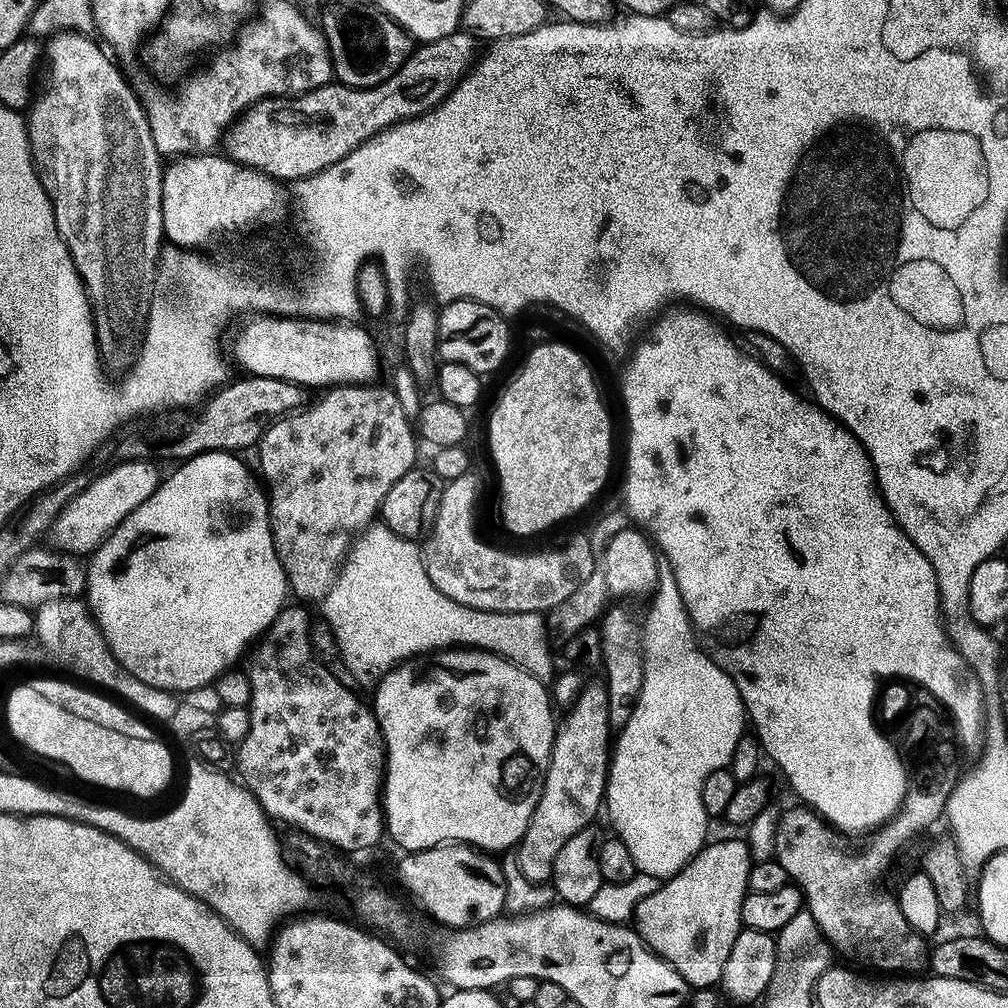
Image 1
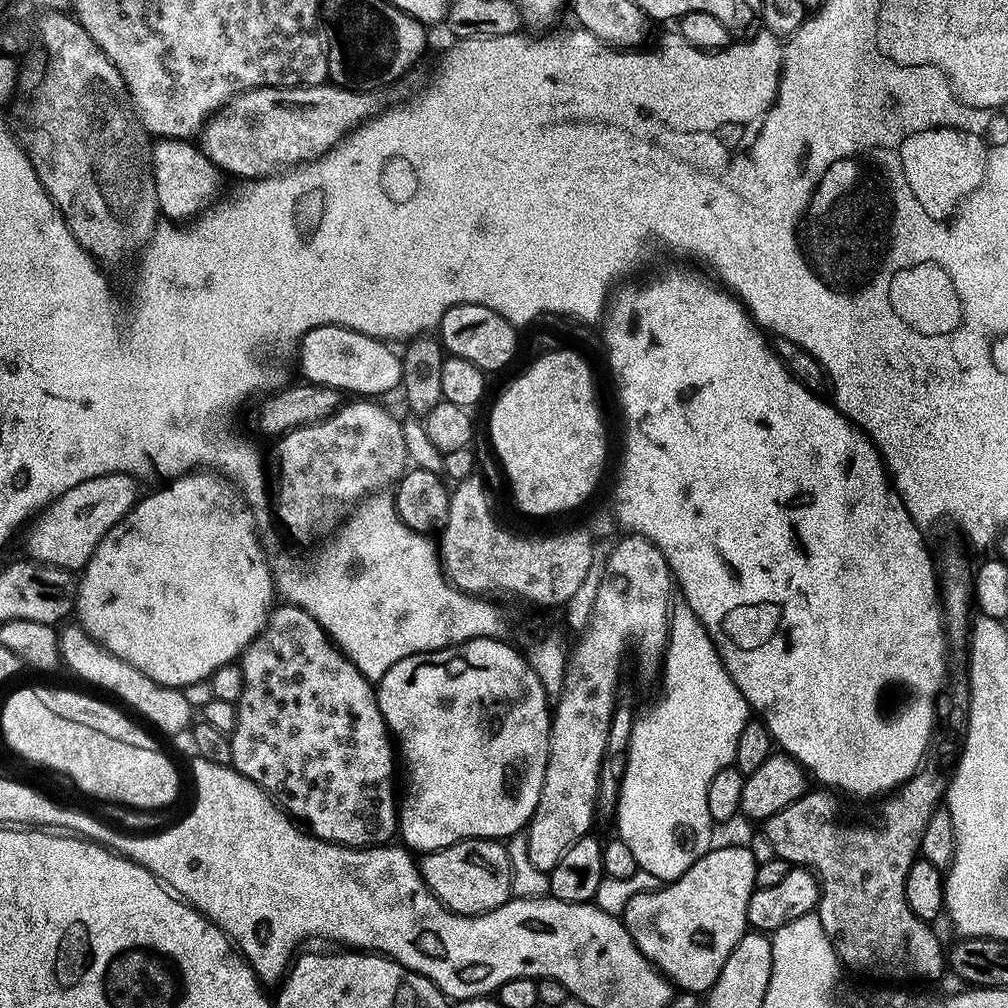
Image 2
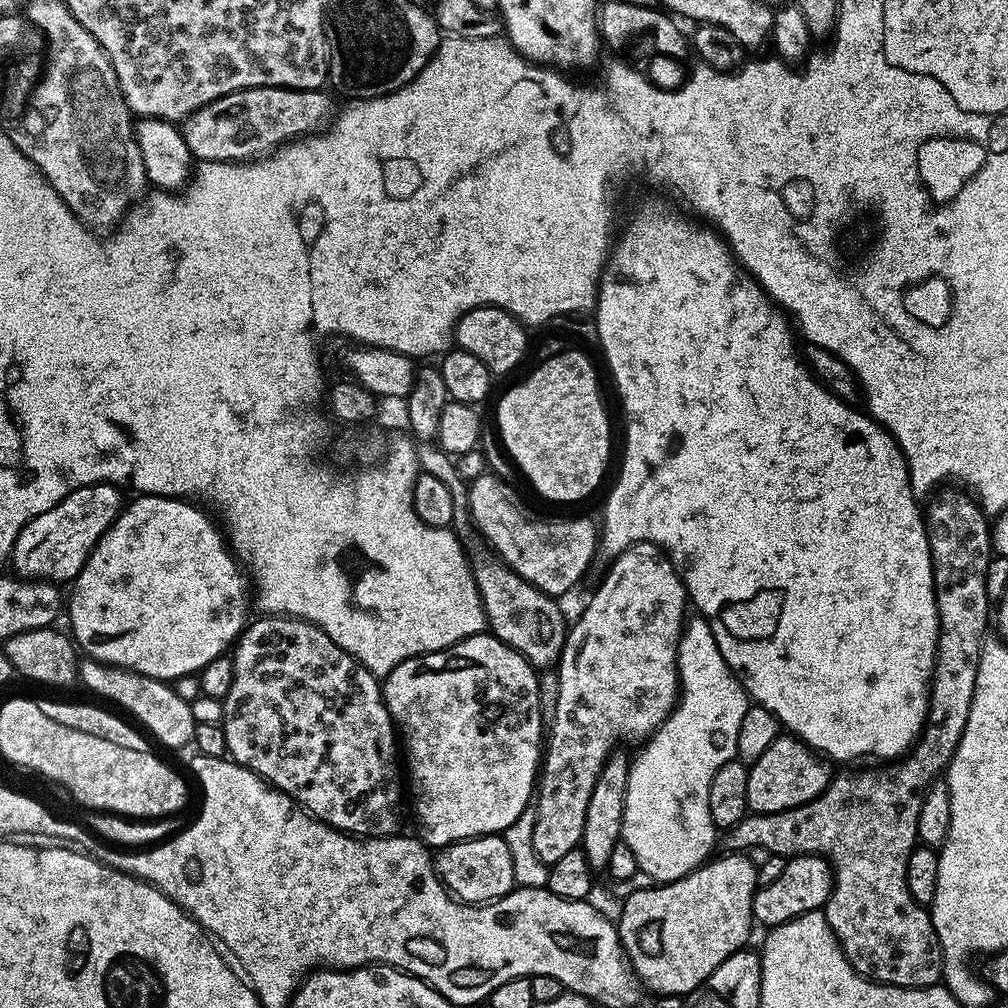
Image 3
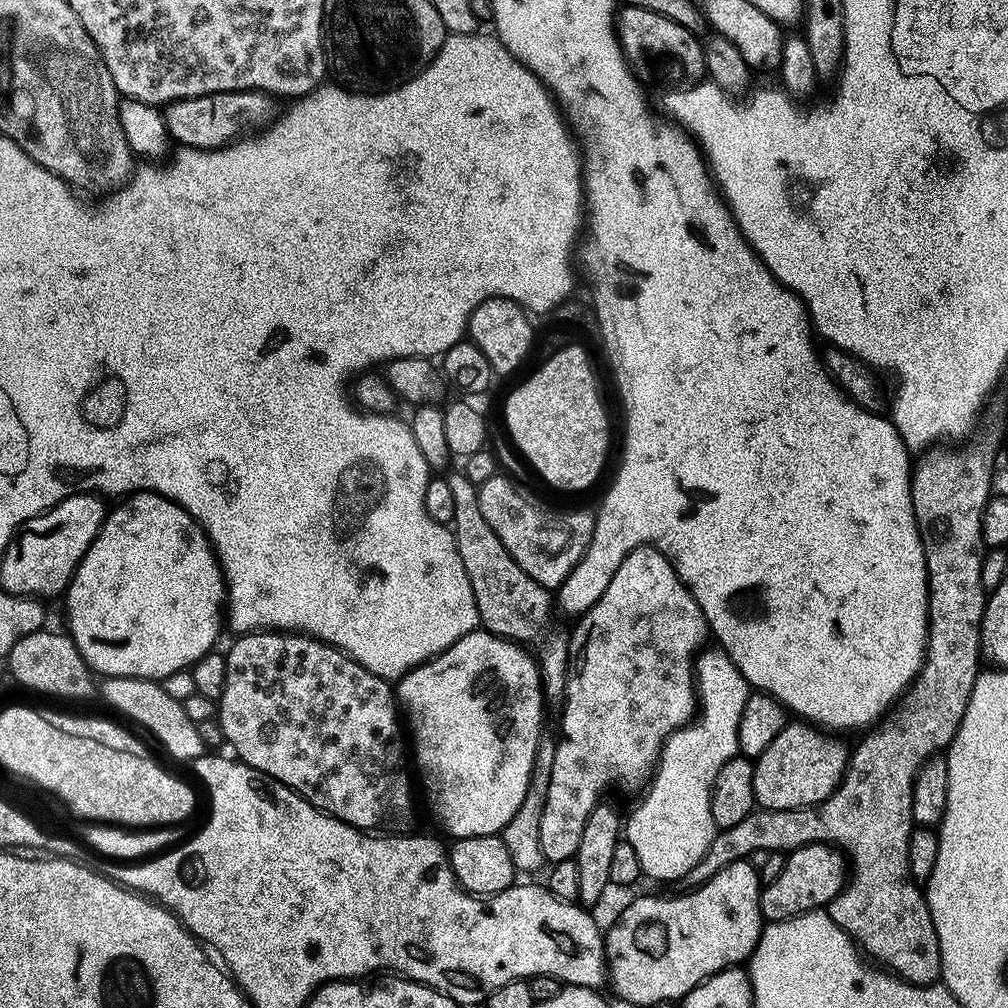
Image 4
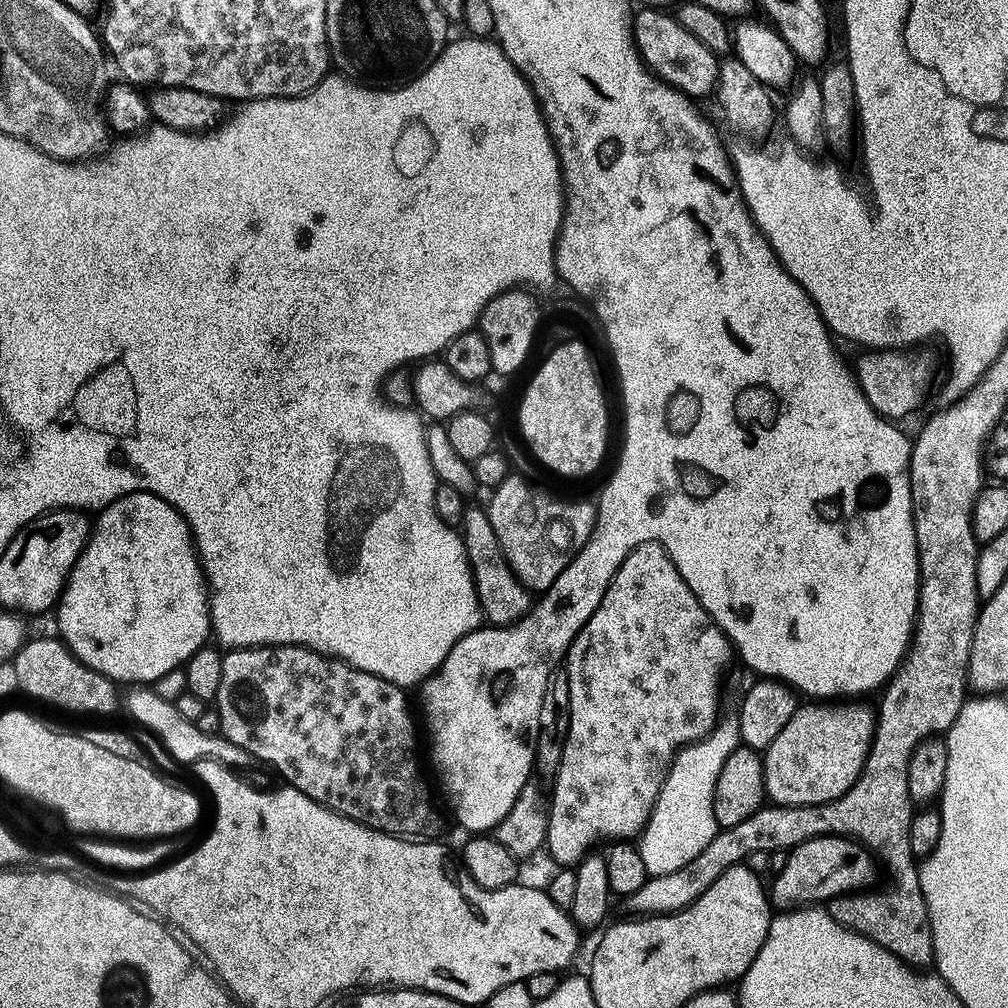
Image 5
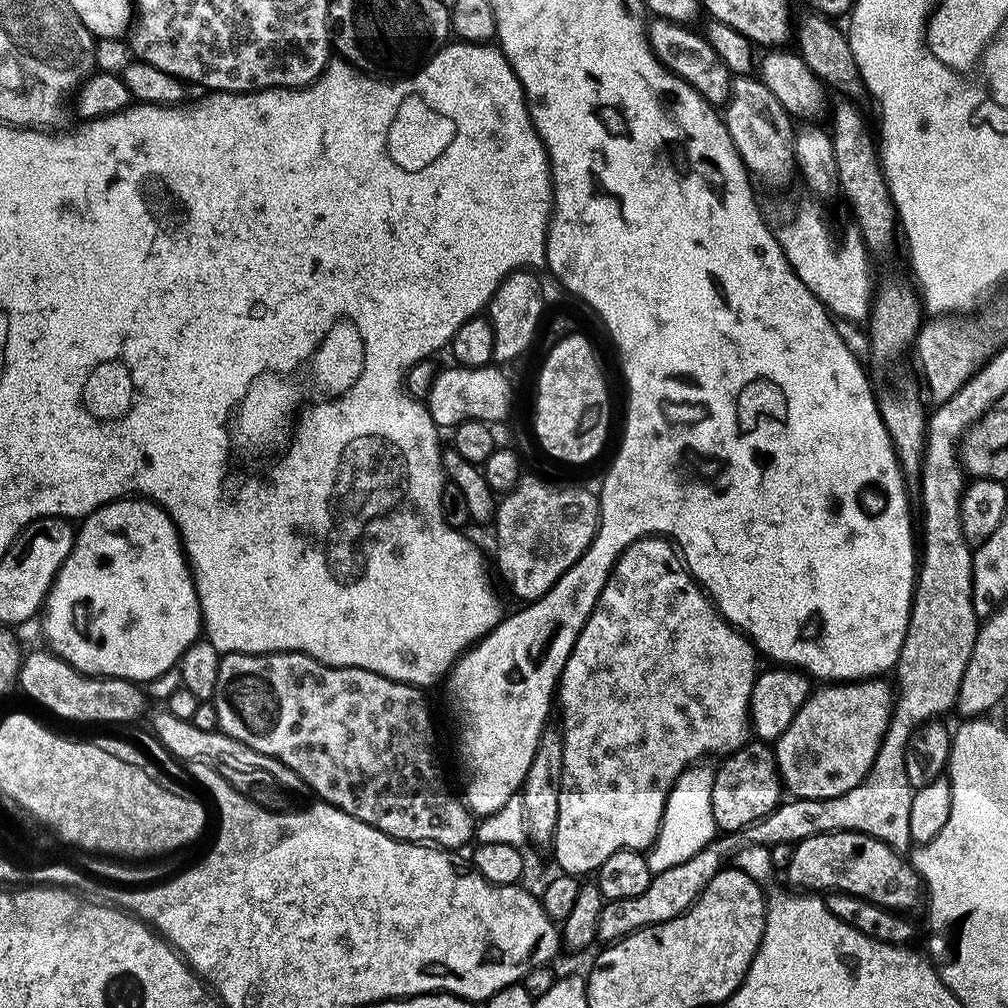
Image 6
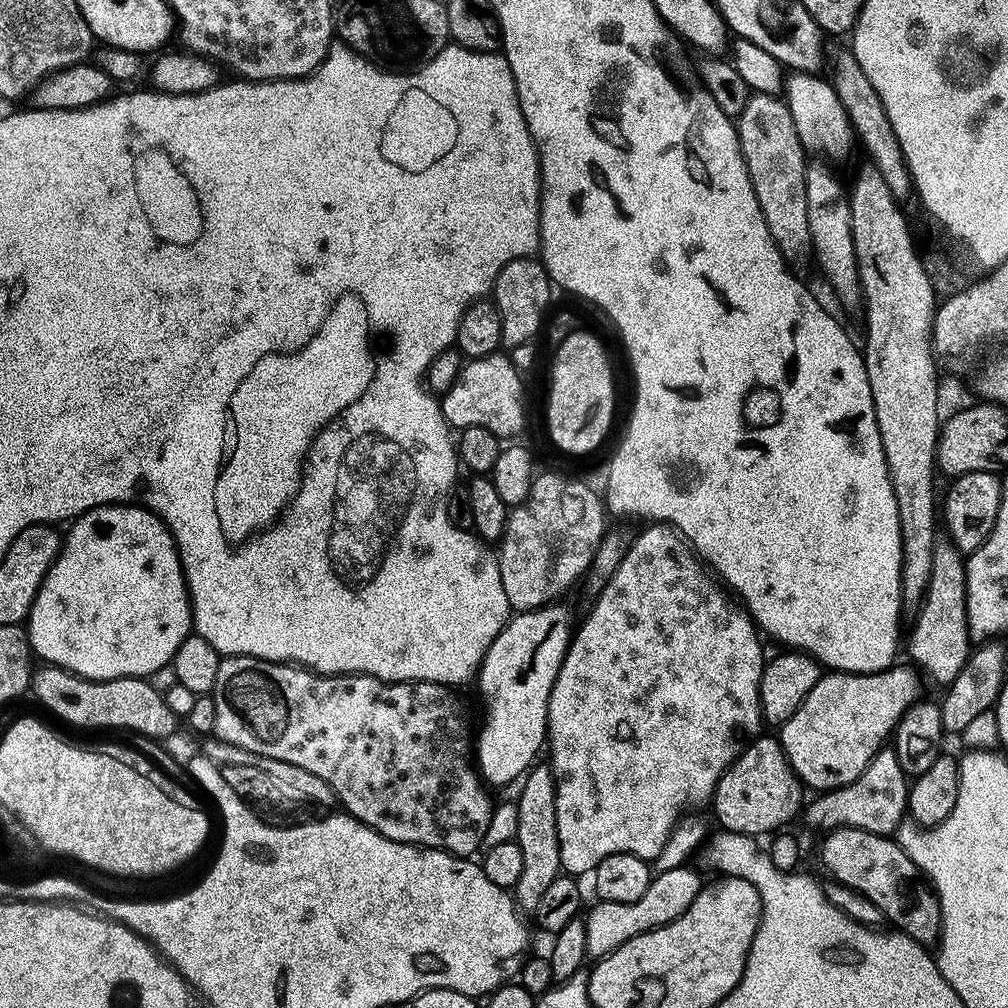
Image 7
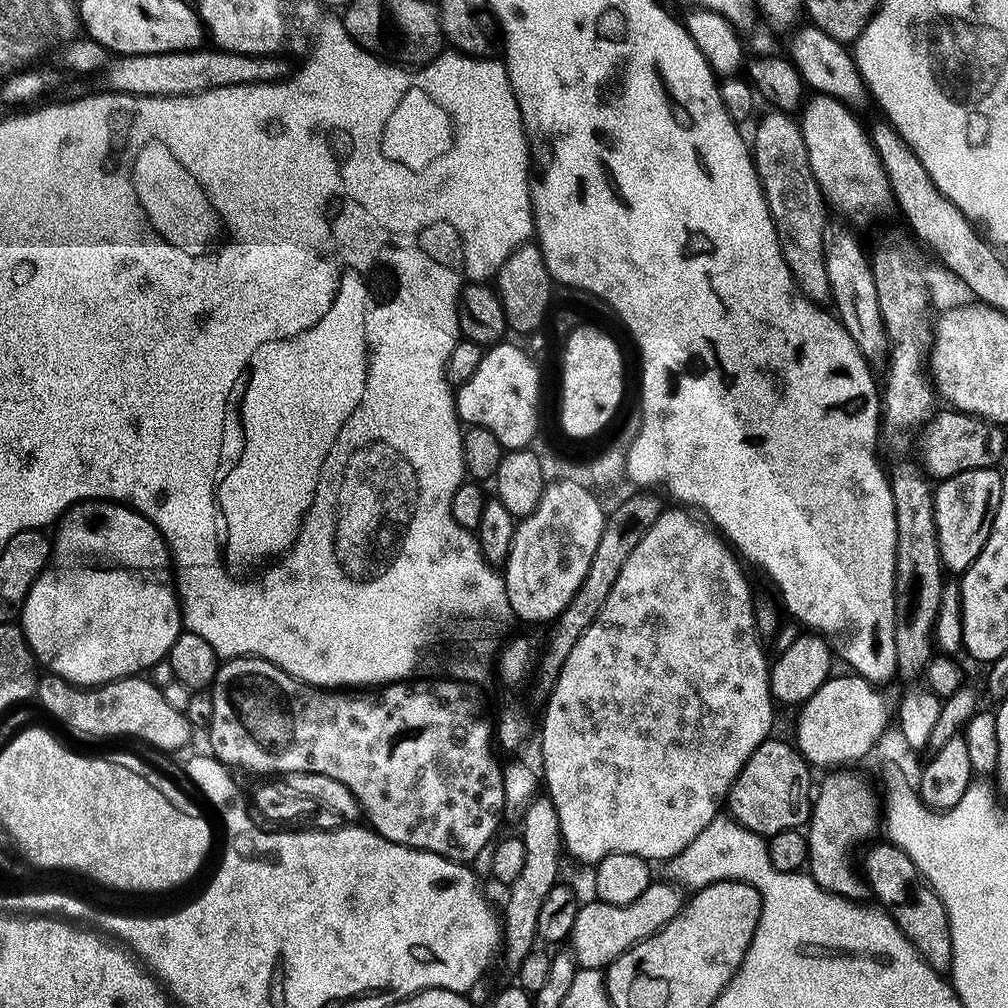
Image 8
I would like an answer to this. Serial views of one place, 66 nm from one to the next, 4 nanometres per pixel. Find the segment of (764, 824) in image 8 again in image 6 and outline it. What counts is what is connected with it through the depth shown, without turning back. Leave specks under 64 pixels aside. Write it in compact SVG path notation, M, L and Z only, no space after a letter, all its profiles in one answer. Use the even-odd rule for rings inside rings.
M753 739L738 751L727 753L720 762L720 768L718 764L715 769L714 786L710 790L710 806L714 810L716 827L721 833L740 832L766 818L782 803L776 753L765 741Z

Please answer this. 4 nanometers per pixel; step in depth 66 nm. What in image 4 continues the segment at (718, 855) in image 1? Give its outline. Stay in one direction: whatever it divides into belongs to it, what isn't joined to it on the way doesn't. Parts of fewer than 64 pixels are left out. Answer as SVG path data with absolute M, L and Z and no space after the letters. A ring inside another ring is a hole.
M747 859L735 860L730 866L718 870L714 878L710 878L705 884L697 888L681 891L681 896L640 896L632 900L620 912L620 917L612 924L612 929L607 929L604 937L604 954L606 957L606 980L612 988L628 1004L664 1004L667 1000L679 1002L683 1000L694 986L698 986L706 978L718 974L723 968L735 968L743 965L751 957L756 945L760 943L762 931L762 917L760 915L760 890L762 881L758 869Z

